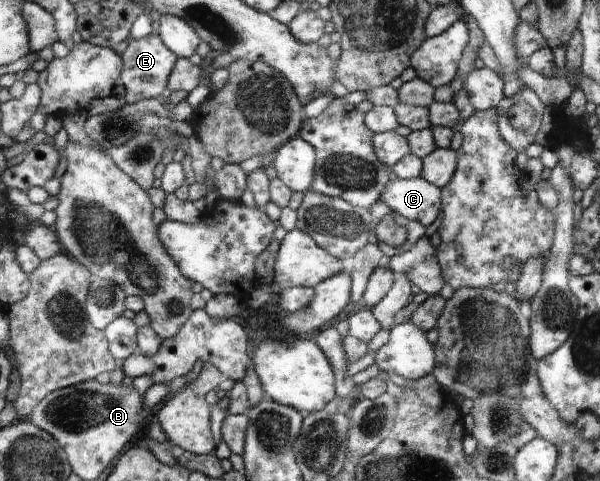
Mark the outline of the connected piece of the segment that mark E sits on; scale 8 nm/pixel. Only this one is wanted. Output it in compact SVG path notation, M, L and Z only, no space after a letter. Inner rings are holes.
M156 32L138 40L128 38L127 41L128 46L121 54L122 59L125 59L125 69L121 73L121 85L126 94L132 93L132 95L142 95L142 97L160 95L164 91L166 79L170 73L173 73L179 57L176 57L176 54L166 47L165 42Z

